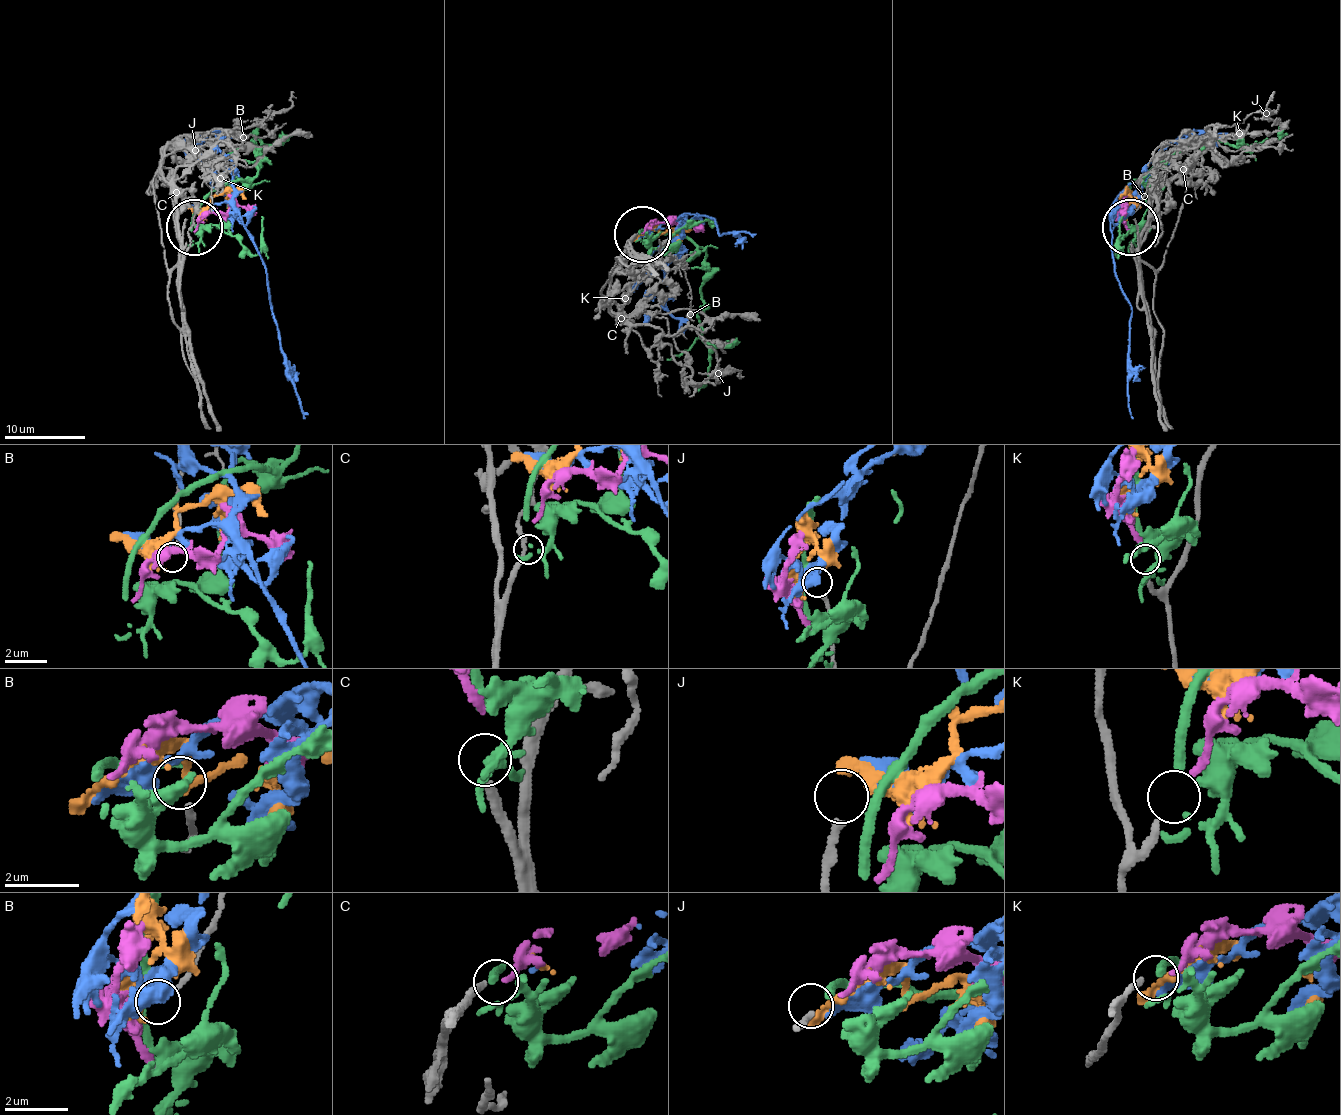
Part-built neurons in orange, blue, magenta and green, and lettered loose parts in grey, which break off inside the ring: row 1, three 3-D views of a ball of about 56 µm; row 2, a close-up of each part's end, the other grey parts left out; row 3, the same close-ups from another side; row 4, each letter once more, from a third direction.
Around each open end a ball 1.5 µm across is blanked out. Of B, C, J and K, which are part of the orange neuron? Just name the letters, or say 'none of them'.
J

